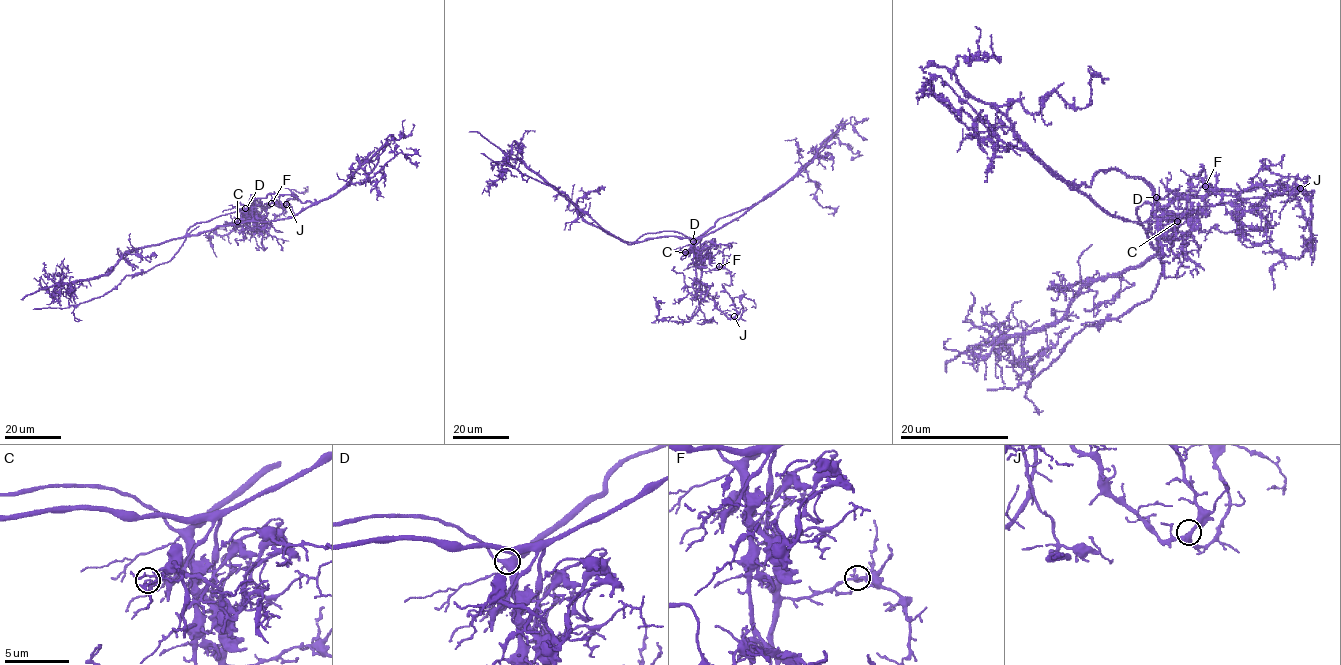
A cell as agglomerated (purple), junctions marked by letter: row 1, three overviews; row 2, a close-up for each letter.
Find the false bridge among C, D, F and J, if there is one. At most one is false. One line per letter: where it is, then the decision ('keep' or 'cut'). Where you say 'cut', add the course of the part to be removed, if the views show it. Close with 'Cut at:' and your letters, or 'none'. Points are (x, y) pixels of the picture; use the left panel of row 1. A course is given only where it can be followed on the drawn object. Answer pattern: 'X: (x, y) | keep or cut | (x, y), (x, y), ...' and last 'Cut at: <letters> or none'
C: (237, 221) | cut | (237, 221), (249, 230), (255, 226), (239, 211), (197, 222), (165, 263), (127, 275), (101, 296), (33, 309)
D: (245, 208) | keep
F: (271, 203) | keep
J: (286, 204) | keep
Cut at: C

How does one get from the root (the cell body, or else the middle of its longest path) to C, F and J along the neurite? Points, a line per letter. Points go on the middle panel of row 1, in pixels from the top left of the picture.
C: (677, 237), (699, 240), (690, 252), (685, 252)
F: (677, 237), (701, 238), (699, 260), (703, 271), (719, 267)
J: (677, 237), (701, 238), (701, 282), (714, 305), (728, 318), (734, 316)

